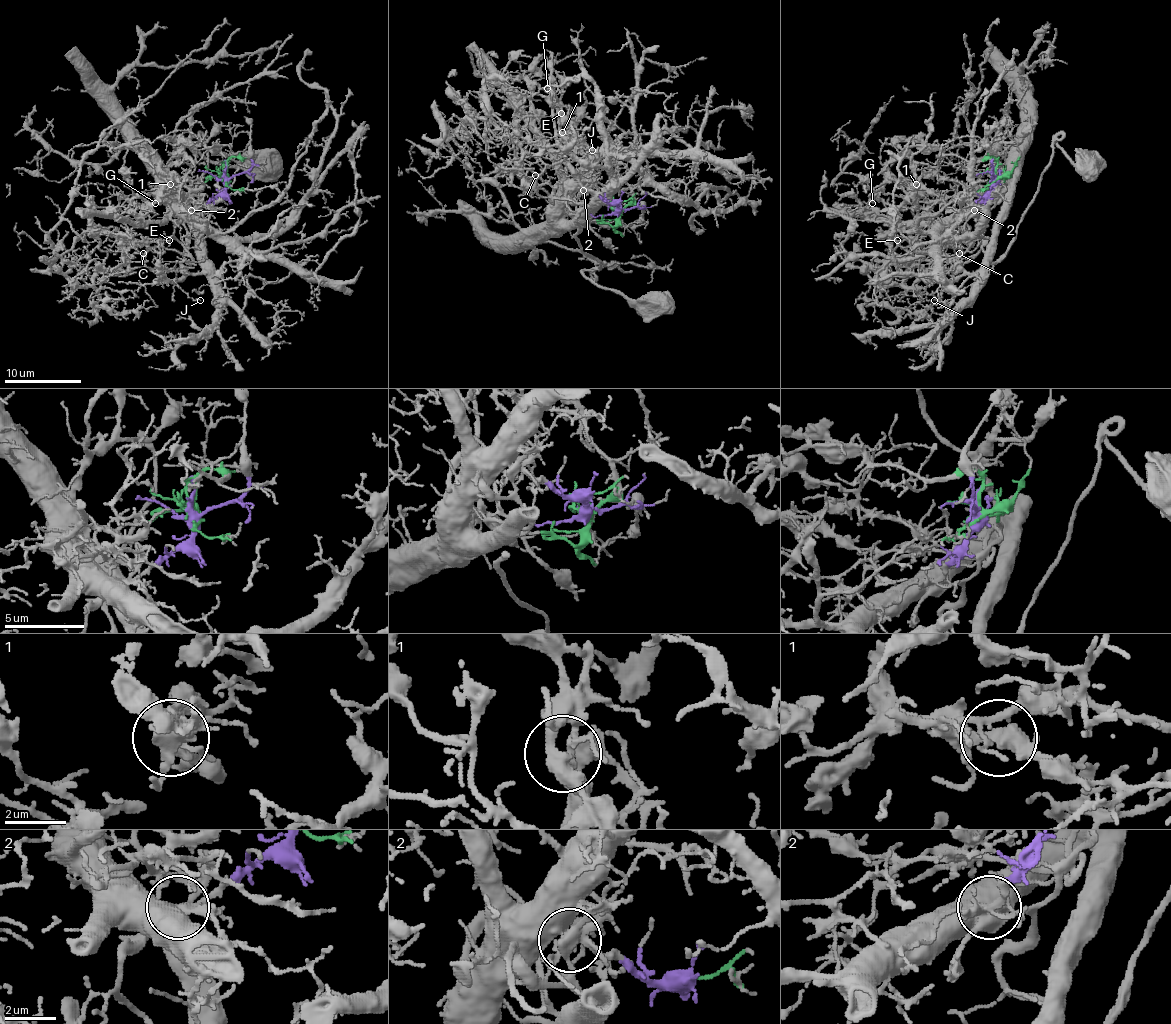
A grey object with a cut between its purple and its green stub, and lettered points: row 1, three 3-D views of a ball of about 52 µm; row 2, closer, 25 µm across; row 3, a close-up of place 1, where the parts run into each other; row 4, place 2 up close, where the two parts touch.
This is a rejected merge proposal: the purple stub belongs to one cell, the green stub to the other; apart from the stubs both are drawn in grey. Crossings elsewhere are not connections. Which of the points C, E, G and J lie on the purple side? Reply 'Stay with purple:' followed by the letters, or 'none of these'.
Stay with purple: J

